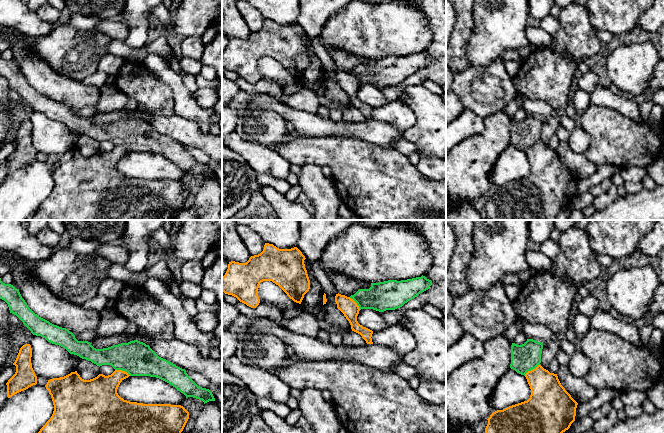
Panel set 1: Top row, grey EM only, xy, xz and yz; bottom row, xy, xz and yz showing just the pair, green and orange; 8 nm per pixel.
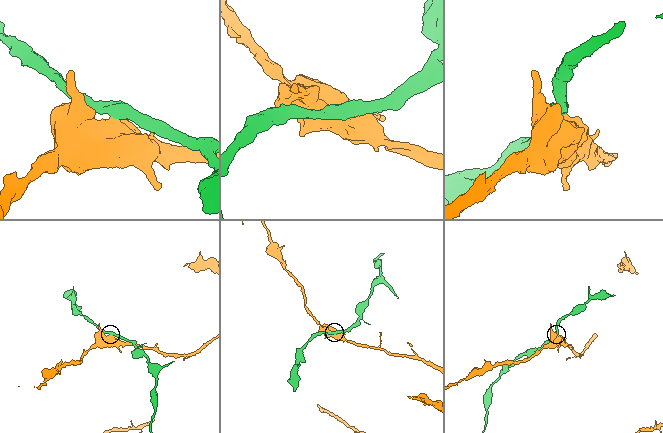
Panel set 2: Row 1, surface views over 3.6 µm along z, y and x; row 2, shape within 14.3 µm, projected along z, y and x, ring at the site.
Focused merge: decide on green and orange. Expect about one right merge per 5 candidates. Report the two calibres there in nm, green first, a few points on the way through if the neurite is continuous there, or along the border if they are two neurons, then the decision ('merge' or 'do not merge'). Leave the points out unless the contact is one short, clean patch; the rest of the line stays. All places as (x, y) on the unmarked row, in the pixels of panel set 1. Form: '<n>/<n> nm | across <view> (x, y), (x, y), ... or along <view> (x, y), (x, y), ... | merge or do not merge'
220/280 nm | along yz (539, 140), (524, 151) | do not merge

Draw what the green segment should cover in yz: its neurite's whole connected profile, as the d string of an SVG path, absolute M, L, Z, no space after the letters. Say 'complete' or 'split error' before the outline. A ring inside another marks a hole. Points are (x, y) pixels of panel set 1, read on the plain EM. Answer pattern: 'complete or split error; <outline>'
complete; M527 115L522 121L512 119L510 144L524 151L541 139L543 119Z

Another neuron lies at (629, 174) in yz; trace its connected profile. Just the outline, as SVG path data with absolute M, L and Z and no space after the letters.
M639 166L619 168L618 172L625 182L641 182L647 175L646 168Z

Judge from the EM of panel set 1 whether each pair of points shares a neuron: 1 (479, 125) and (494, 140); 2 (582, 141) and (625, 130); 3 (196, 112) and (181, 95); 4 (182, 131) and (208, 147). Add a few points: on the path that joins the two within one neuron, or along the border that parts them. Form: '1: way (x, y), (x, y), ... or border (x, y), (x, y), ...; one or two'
1: border (484, 118), (484, 129), (463, 140); two
2: border (581, 126), (590, 137), (590, 145), (585, 153); two
3: way (192, 108), (183, 99); one
4: way (188, 133), (202, 141); one

